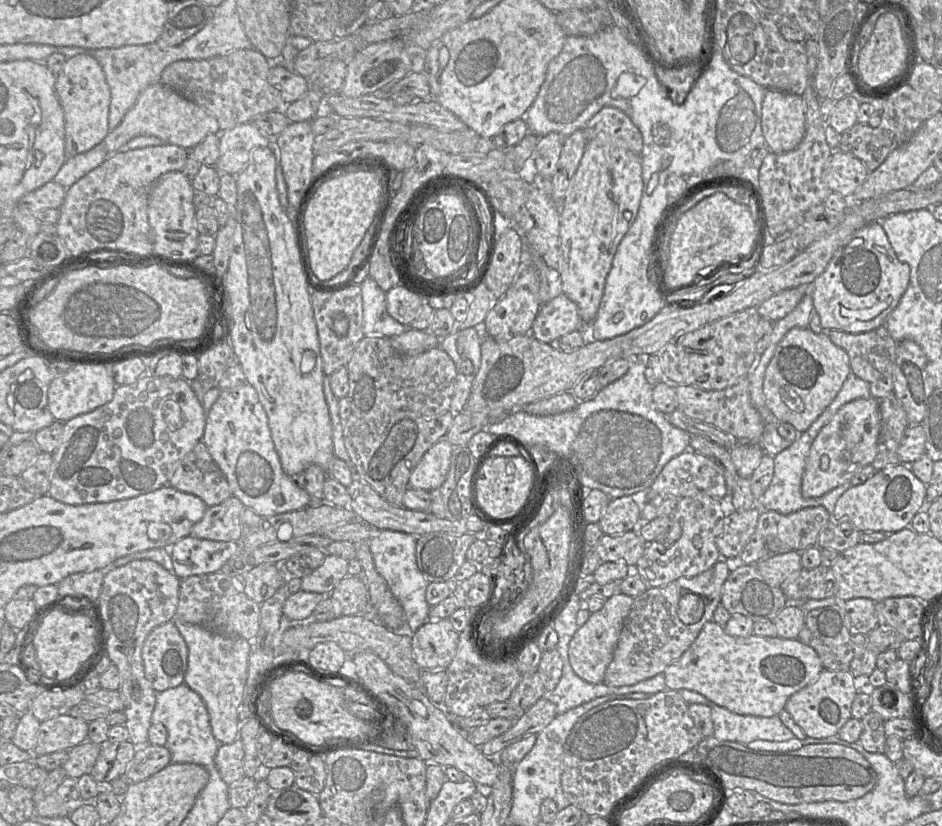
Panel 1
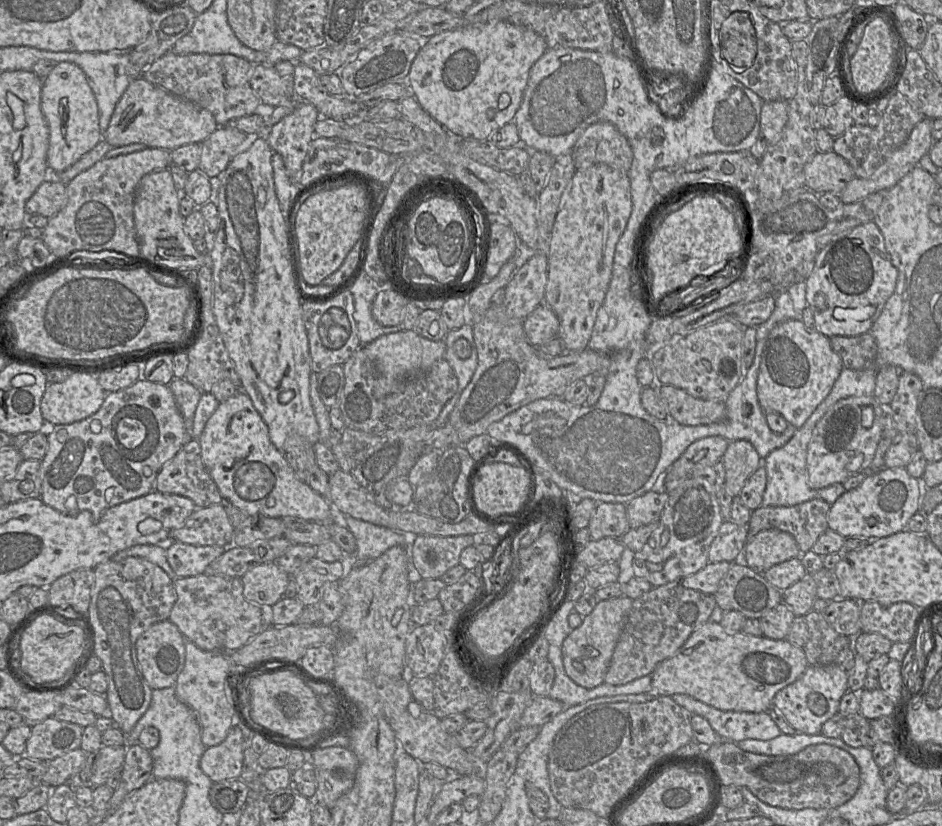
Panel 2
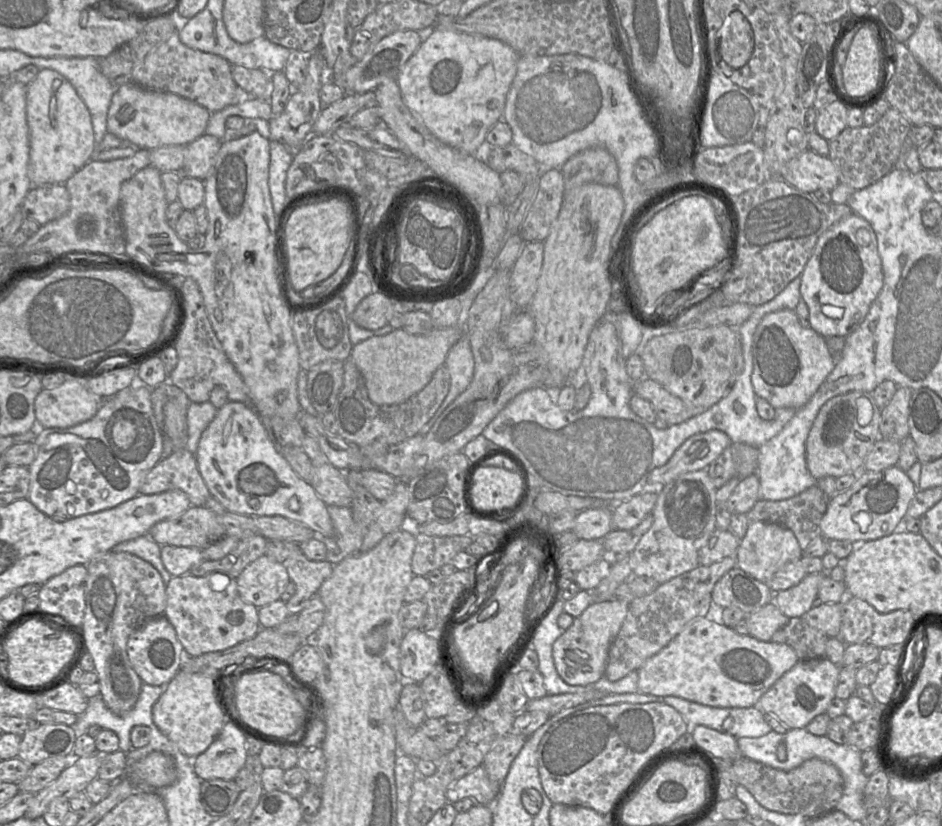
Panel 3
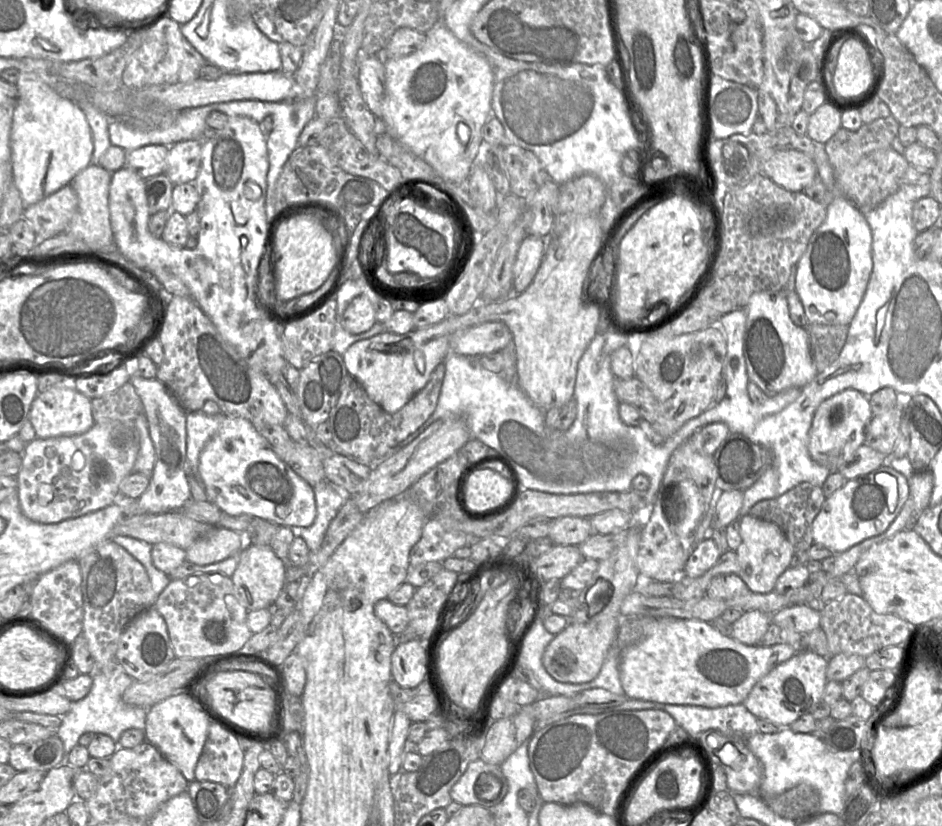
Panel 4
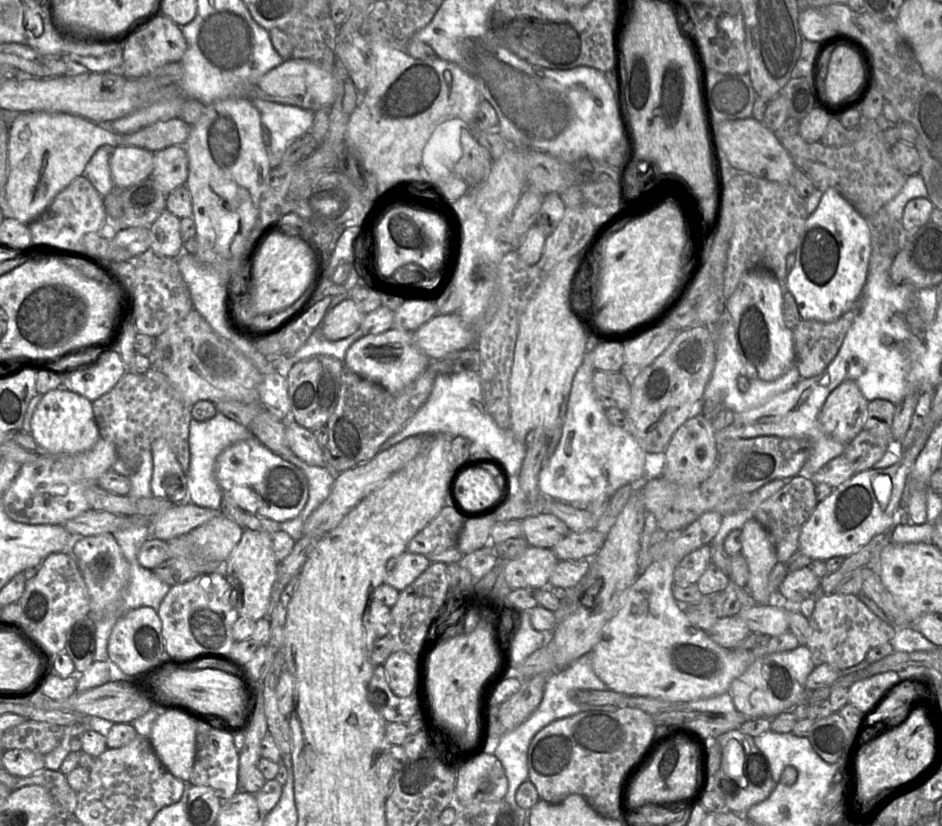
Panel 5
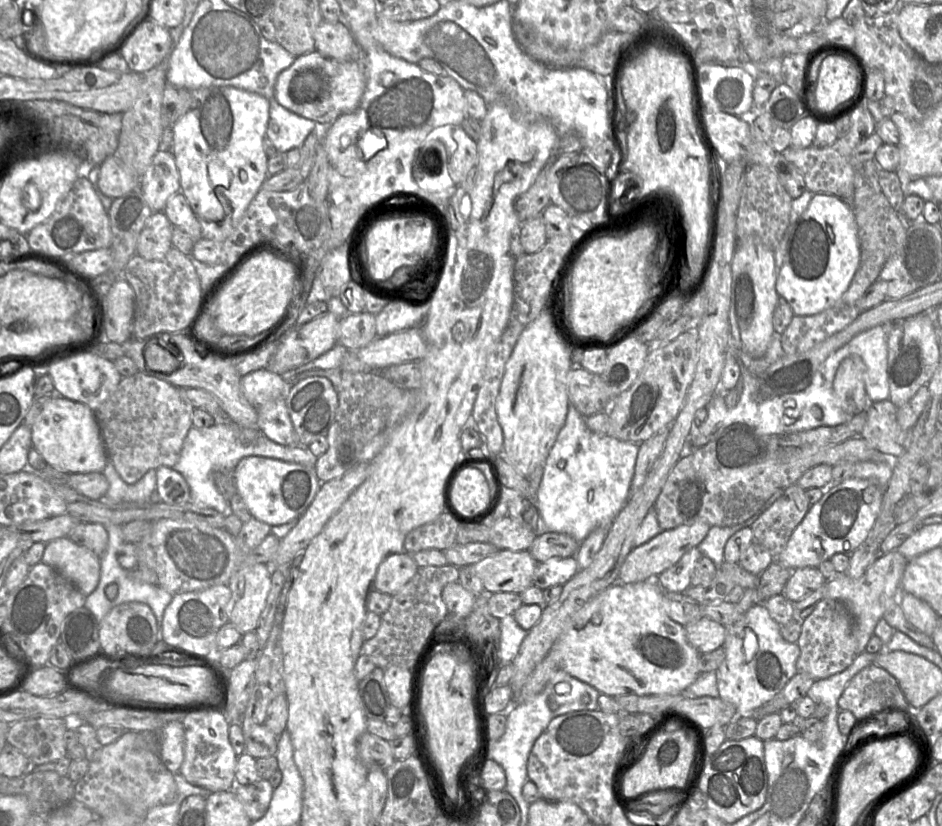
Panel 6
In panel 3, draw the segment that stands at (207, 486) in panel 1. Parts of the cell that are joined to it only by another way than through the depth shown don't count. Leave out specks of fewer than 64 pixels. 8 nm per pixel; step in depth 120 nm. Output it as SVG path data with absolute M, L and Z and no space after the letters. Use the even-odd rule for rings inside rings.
M181 448L163 457L145 476L139 494L182 491L194 506L204 506L211 496L198 469L195 453Z

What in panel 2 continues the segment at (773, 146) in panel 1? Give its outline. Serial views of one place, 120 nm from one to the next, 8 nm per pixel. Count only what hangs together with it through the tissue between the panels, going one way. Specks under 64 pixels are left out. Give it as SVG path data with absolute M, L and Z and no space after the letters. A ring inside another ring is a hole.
M764 101L761 108L760 133L769 144L782 137L788 120L788 101Z

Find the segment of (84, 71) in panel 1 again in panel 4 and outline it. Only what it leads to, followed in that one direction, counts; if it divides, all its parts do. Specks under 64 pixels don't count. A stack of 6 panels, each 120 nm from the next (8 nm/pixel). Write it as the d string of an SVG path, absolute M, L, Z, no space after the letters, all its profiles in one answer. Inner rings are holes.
M21 72L10 133L14 183L24 209L66 185L92 164L94 144L85 113L75 101L60 96L36 72Z

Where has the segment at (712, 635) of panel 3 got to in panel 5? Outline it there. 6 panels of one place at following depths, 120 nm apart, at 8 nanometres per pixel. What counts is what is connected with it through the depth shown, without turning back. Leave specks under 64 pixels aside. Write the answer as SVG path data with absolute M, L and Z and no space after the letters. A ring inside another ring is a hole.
M662 559L651 563L641 571L634 582L622 593L621 607L607 622L600 640L591 650L591 666L594 673L618 693L650 696L672 702L688 702L726 693L732 681L742 675L758 658L779 652L794 650L799 642L789 630L772 636L750 650L727 649L716 644L706 631L695 627L679 609L672 594L673 575L680 561Z

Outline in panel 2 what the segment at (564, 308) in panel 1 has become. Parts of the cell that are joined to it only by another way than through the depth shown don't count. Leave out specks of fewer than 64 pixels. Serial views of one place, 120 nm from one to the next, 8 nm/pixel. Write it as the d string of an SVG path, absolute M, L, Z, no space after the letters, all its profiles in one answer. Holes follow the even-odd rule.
M542 303L523 320L523 328L529 342L540 345L558 336L559 320L555 313Z

